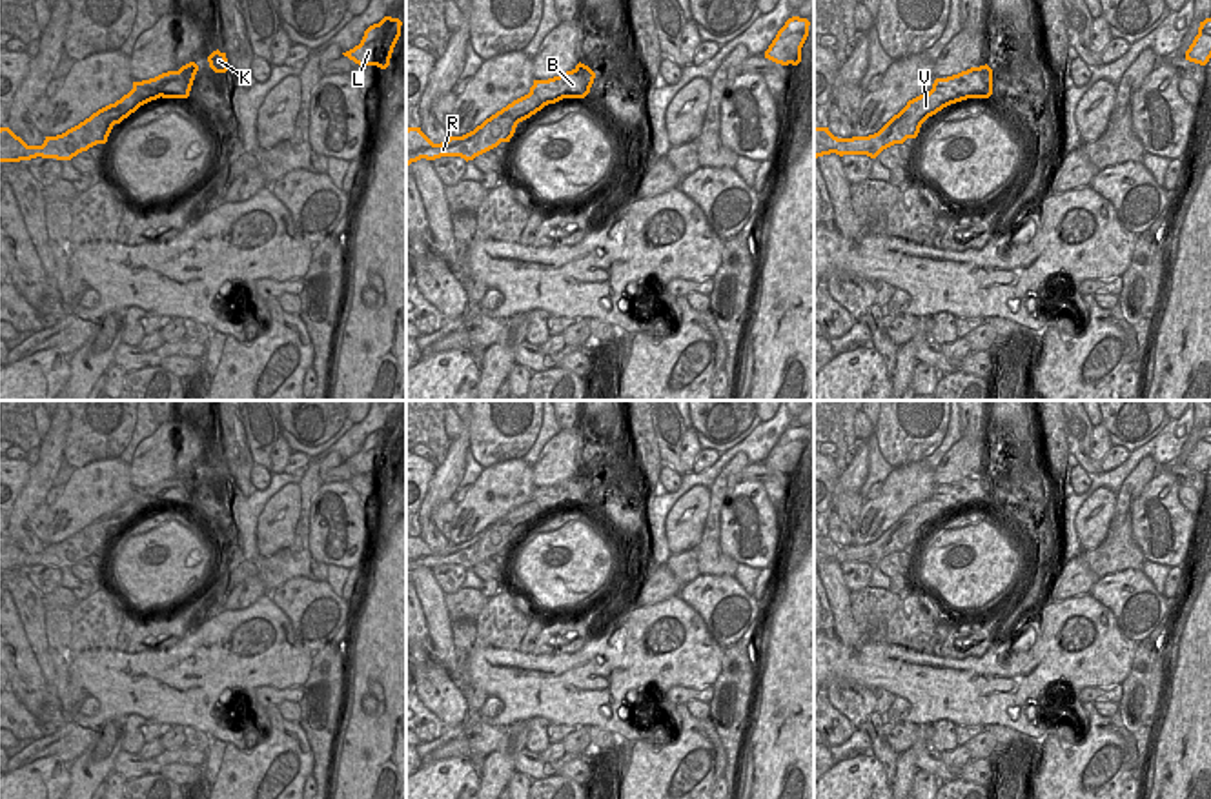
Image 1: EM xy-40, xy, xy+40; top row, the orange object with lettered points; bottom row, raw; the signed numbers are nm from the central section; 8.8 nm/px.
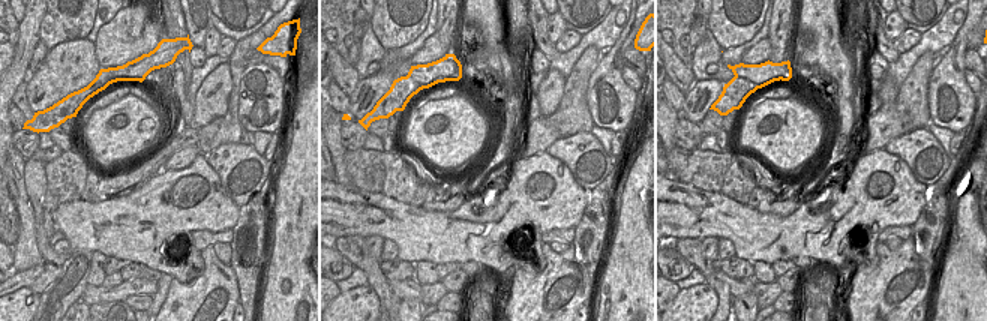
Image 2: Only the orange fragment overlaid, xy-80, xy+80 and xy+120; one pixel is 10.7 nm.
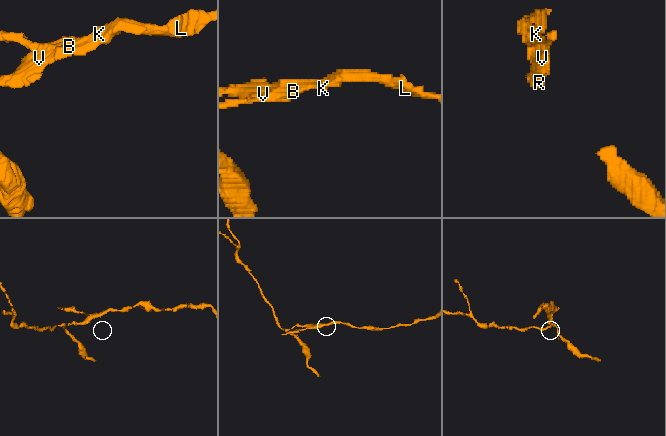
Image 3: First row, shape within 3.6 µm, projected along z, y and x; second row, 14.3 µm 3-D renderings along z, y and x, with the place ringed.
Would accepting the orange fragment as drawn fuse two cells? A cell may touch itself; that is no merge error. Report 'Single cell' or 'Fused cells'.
Fused cells

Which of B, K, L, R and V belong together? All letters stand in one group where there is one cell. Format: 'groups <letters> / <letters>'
groups B K L / R V

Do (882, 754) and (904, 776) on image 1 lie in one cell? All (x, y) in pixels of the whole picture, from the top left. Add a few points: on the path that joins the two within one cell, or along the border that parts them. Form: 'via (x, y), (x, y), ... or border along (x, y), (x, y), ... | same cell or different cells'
border along (900, 754), (895, 772) | different cells

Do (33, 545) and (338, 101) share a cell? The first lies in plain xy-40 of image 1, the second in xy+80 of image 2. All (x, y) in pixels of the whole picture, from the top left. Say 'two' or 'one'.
one

